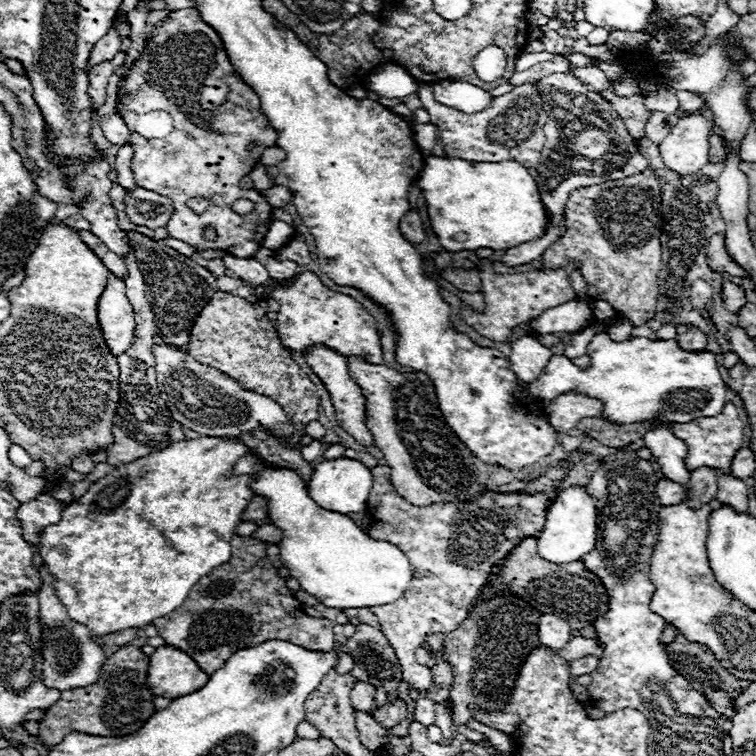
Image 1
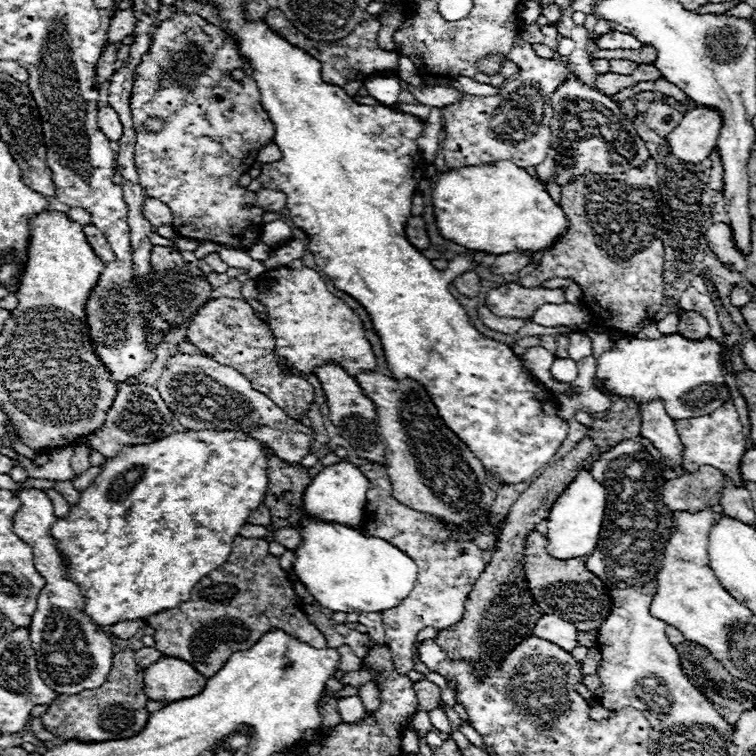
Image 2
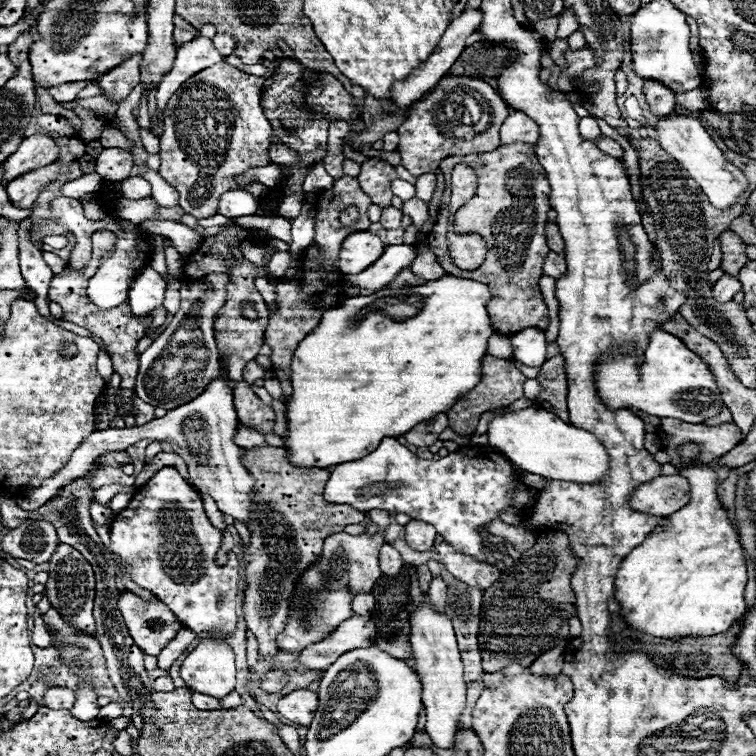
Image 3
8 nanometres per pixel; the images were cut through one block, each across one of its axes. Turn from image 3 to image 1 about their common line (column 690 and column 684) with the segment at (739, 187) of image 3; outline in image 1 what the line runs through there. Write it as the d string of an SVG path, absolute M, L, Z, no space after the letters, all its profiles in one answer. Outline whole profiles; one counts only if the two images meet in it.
M702 116L680 118L670 136L660 144L662 162L680 172L680 176L696 174L708 162L708 134L712 126Z

